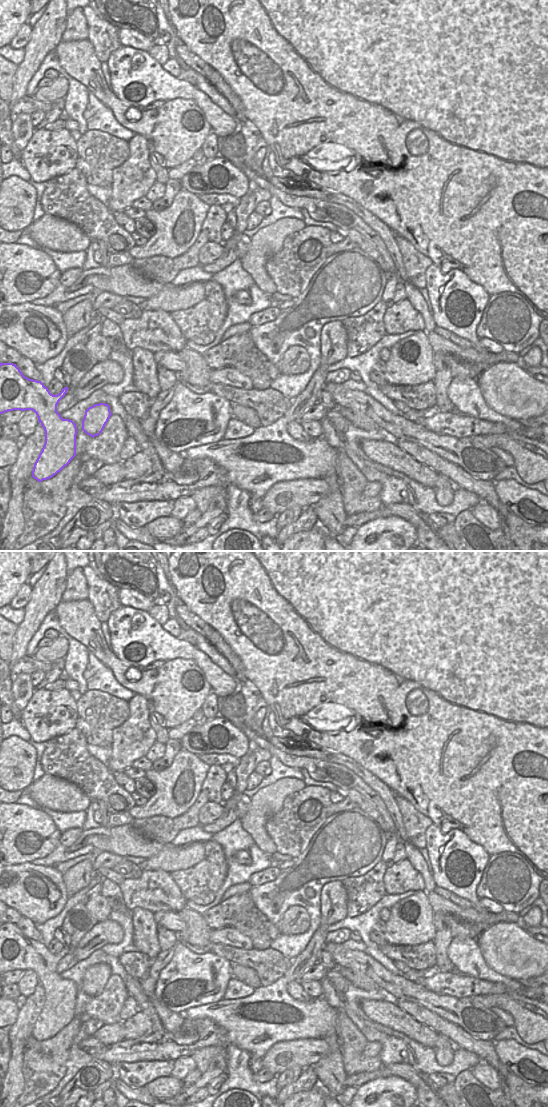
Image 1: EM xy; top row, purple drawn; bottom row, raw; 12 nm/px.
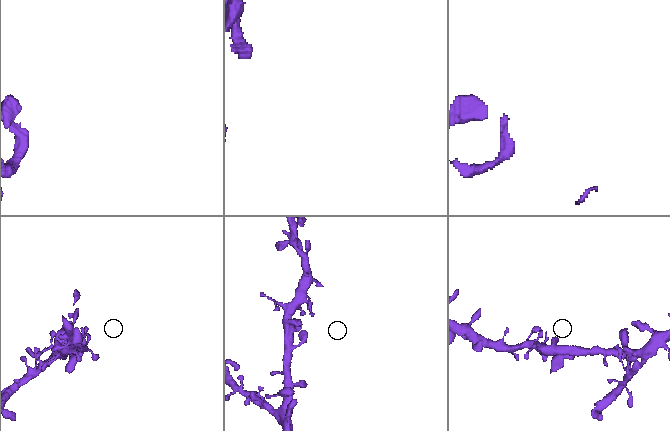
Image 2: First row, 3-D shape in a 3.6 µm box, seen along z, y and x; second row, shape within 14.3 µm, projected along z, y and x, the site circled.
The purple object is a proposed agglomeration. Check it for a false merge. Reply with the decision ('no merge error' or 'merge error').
no merge error

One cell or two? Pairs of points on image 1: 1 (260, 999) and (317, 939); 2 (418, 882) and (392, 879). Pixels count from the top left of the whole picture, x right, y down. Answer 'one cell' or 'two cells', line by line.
1: one cell
2: one cell

